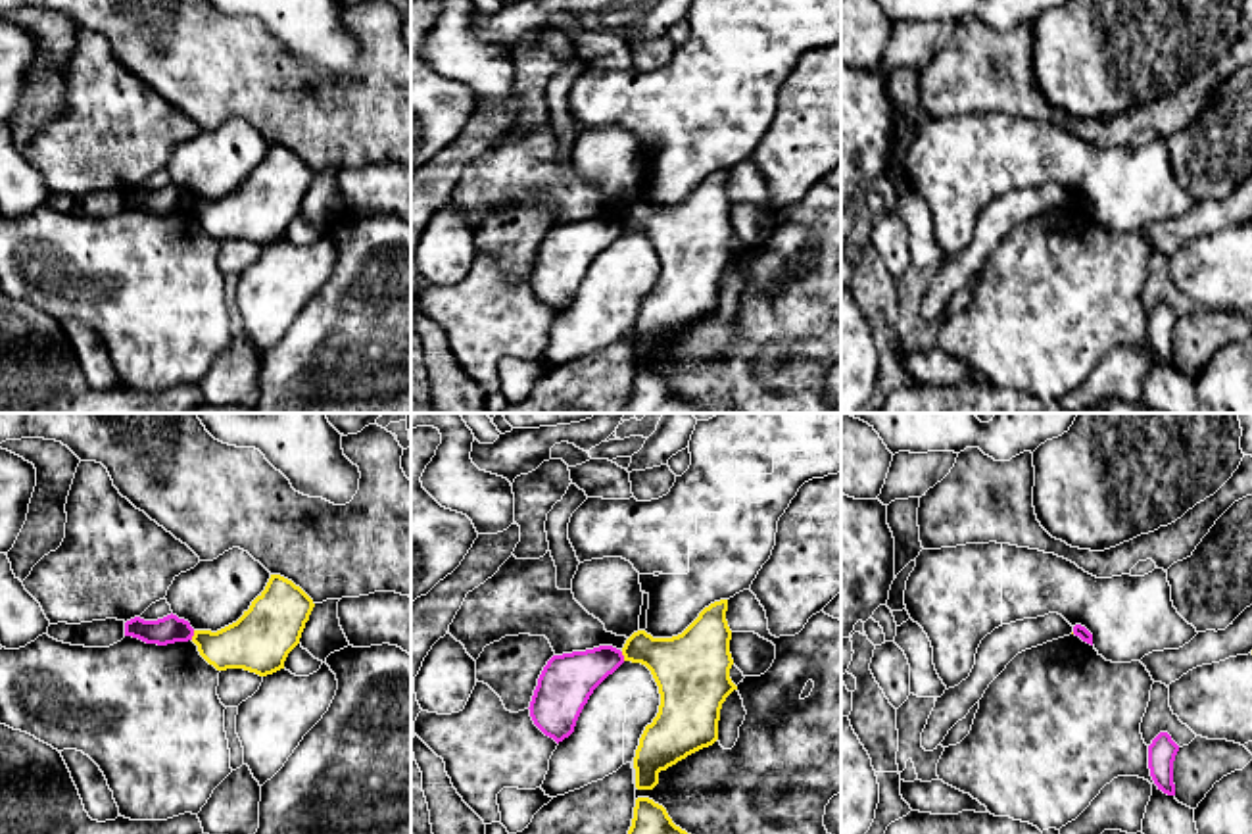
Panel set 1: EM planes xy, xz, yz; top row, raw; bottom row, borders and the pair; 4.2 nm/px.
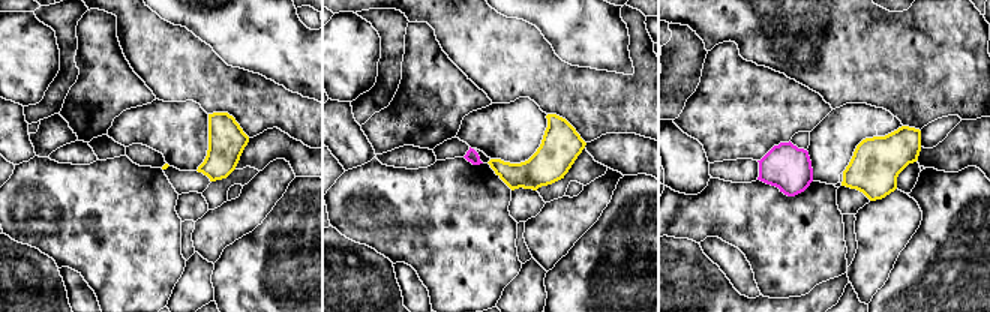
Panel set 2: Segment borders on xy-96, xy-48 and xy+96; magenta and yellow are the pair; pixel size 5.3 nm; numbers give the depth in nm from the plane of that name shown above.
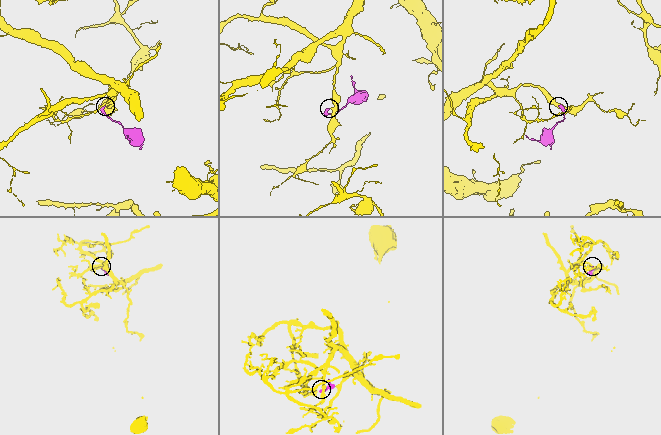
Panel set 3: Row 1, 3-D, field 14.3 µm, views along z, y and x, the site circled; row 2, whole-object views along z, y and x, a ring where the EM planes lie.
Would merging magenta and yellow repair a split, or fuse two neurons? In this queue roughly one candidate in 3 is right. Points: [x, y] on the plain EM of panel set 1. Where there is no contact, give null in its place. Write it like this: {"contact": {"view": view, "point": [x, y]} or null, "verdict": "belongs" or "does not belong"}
{"contact": {"view": "xy", "point": [192, 204]}, "verdict": "does not belong"}

